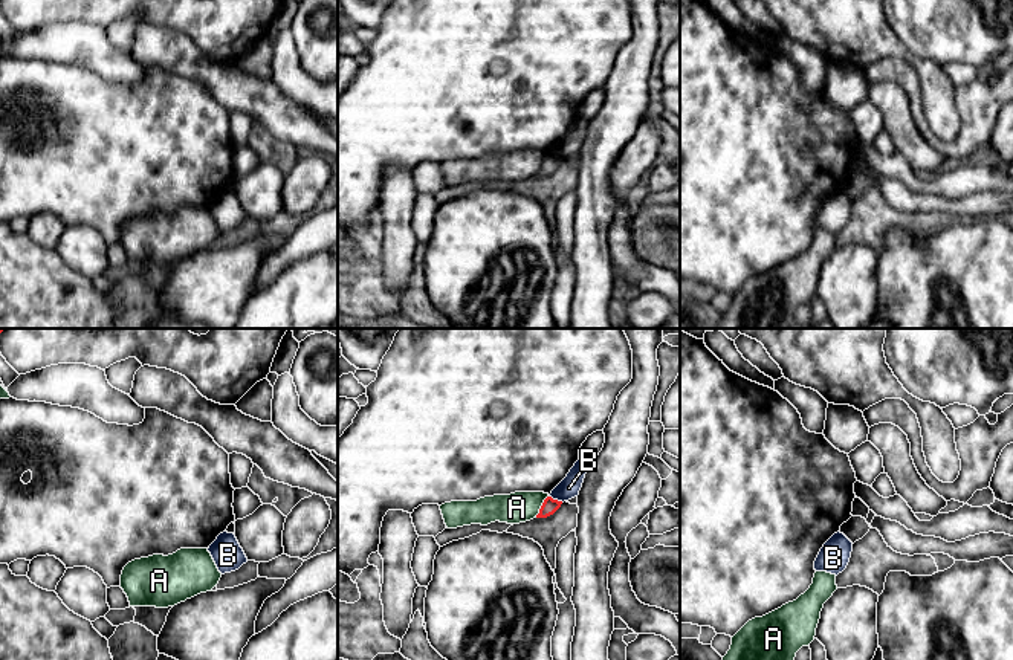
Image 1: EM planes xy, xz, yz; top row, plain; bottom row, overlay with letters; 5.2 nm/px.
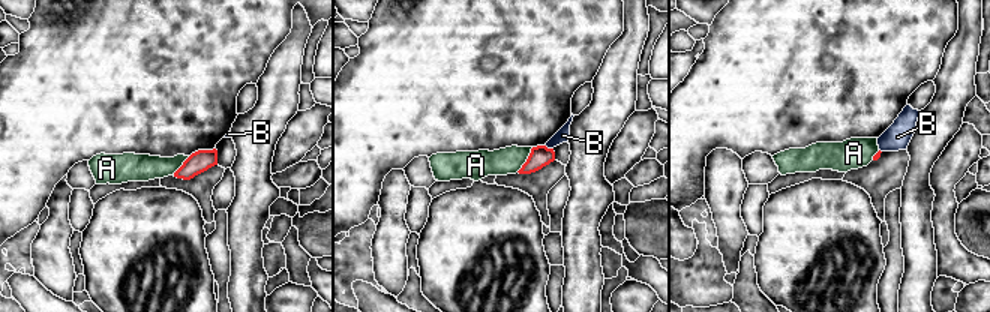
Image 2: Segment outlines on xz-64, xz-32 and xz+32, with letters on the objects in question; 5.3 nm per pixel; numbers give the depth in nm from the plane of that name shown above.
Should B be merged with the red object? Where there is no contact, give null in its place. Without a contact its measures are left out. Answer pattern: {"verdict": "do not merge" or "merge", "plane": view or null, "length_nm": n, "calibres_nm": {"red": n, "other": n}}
{"verdict": "do not merge", "plane": "xz", "length_nm": 80, "calibres_nm": {"red": 80, "other": 110}}

